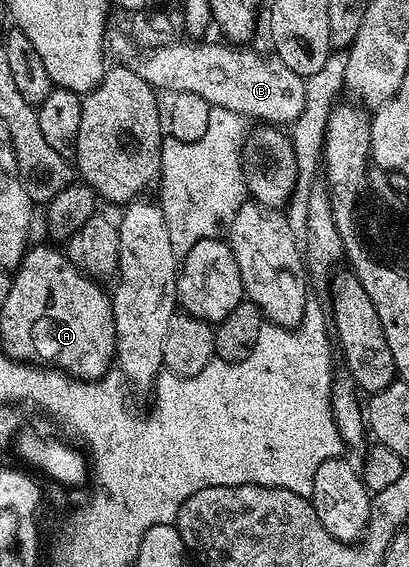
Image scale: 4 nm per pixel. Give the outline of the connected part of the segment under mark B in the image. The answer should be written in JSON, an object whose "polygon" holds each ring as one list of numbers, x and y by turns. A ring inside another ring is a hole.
{"polygon":[[111,30,108,35,108,55,115,64,132,68,140,78,155,89,170,91,169,93,190,92,204,97,213,107,232,109,239,115,252,117,270,125,292,125,304,109,306,89,305,78,293,73,292,69,280,61,277,55,267,53,260,55,244,47,206,43,207,41,175,41,167,47,158,47,155,51,139,49,125,30]]}

